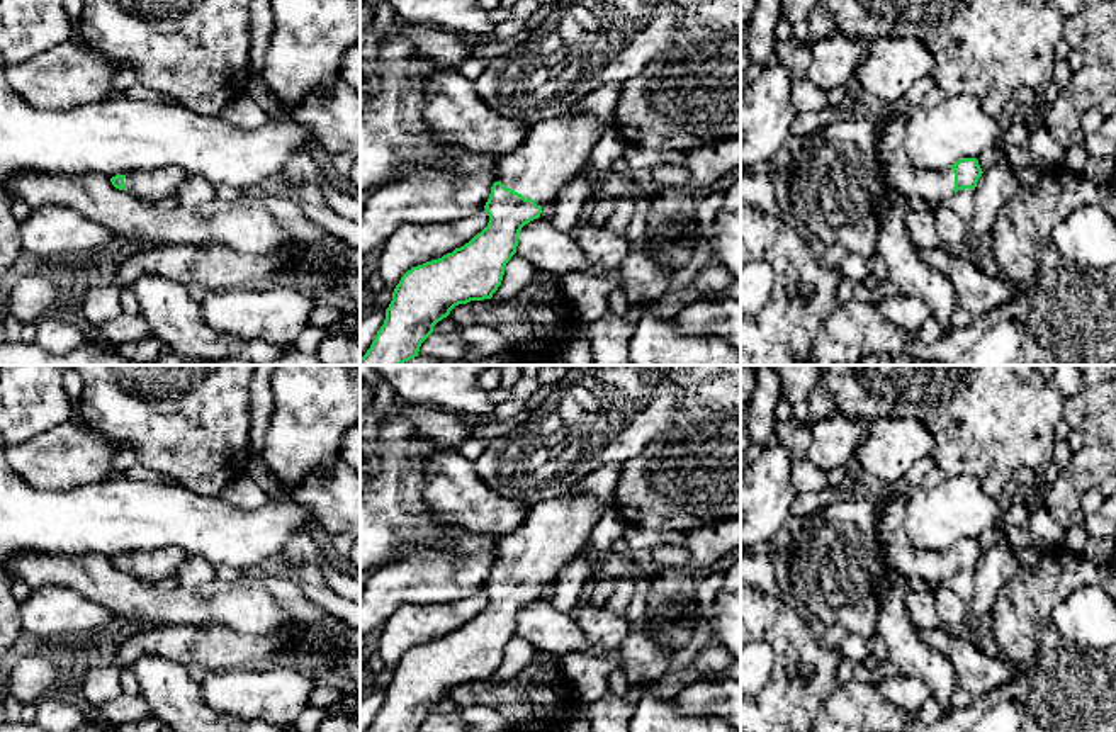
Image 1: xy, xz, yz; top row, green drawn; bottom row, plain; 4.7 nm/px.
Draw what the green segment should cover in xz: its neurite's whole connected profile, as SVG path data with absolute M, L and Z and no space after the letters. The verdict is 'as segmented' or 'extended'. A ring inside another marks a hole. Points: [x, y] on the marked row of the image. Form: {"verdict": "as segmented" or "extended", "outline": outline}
{"verdict": "extended", "outline": "M567 112L530 124L521 146L499 156L499 177L484 206L489 222L469 243L438 260L408 270L392 292L386 319L360 365L403 365L418 357L421 343L433 326L459 304L491 299L501 285L504 267L516 253L518 234L525 224L538 219L542 207L586 165L601 136L598 119L591 114Z"}

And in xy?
{"verdict": "extended", "outline": "M165 166L149 172L116 175L110 182L116 189L127 190L146 204L160 204L163 199L177 194L185 178L187 173L178 166Z"}

